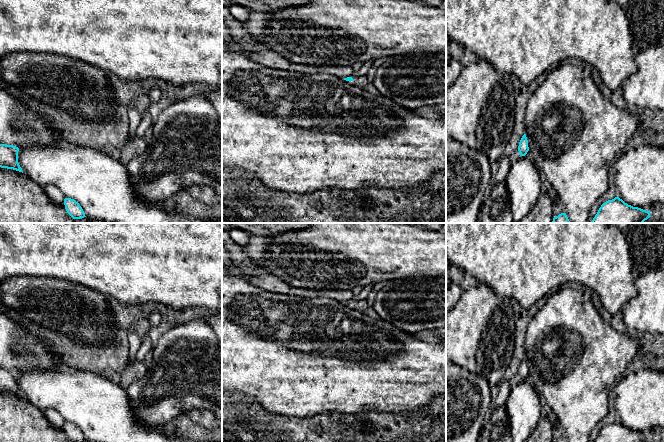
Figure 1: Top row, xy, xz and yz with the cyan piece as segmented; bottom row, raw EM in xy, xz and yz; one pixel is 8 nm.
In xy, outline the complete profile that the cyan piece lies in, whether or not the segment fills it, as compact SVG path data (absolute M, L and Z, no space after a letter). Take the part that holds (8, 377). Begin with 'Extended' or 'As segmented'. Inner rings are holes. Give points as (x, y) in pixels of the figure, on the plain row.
As segmented. M0 368L0 391L22 396L18 387L19 372L13 369Z

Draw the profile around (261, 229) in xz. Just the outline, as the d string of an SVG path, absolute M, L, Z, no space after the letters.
M227 223L233 229L240 229L258 236L276 236L301 230L312 223Z

